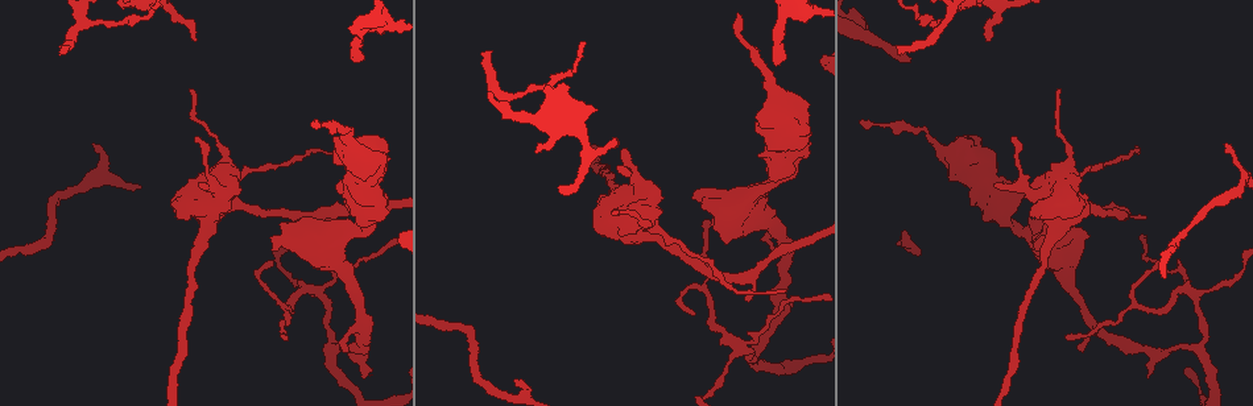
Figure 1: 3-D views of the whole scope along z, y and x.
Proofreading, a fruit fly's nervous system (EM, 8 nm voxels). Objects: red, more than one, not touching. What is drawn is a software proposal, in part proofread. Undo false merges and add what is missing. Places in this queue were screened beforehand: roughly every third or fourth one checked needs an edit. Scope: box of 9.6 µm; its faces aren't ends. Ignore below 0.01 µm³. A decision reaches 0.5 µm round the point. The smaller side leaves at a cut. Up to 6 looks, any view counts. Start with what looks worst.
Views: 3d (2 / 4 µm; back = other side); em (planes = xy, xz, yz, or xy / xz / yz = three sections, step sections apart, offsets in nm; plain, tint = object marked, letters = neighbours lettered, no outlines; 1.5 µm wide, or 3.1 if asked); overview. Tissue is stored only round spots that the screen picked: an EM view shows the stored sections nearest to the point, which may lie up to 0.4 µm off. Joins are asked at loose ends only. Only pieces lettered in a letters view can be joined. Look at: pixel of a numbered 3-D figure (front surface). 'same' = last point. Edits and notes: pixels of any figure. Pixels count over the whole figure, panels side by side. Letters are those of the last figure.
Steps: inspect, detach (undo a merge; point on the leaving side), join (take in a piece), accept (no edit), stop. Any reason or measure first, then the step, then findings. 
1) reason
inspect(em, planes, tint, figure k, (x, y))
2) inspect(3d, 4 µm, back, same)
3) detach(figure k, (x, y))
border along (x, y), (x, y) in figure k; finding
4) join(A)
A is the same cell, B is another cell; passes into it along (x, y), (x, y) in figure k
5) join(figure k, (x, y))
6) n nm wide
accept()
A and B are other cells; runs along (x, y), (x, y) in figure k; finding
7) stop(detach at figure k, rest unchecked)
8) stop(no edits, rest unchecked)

free end
inspect(em, planes, letters, figure 1, (776, 65))

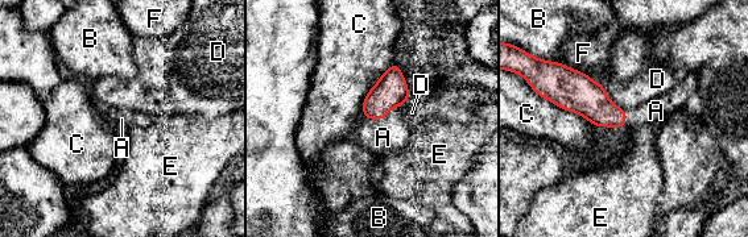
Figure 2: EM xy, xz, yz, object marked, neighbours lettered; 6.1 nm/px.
180 nm wide
join(A)
A is the same cell, B, C, D, E and F are other cells; passes into it along (391, 91), (381, 119), (383, 137) in figure 2; the cell continues

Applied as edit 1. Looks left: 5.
see it whole again
inspect(overview)

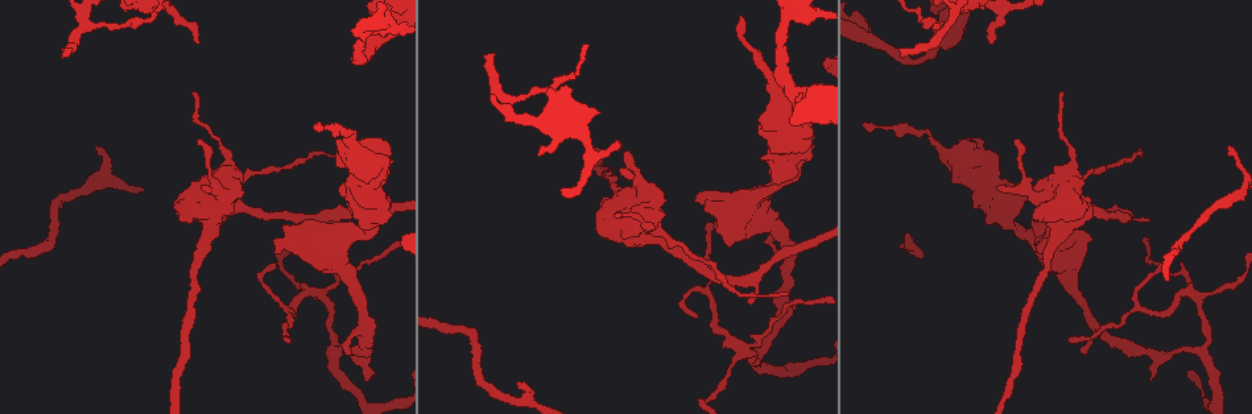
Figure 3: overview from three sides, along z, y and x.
an open end
inspect(em, 3.1 µm, xz, step 16, tint, figure 3, (494, 54))

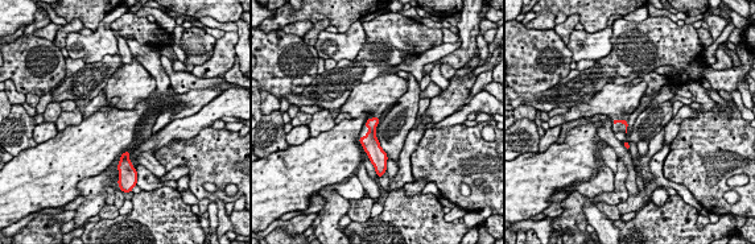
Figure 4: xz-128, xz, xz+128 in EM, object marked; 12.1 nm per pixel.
inspect(em, 3.1 µm, planes, letters, same)

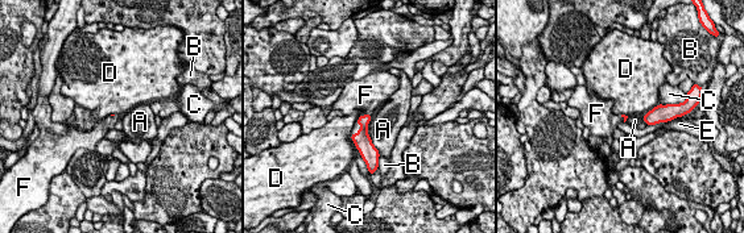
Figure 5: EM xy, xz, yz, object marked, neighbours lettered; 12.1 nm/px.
join(F)
F is the same cell, A, B, C, D and E are other cells; passes into it along (362, 134), (366, 115), (366, 95) in figure 5; it goes on there

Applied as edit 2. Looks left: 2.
redraw
inspect(overview)

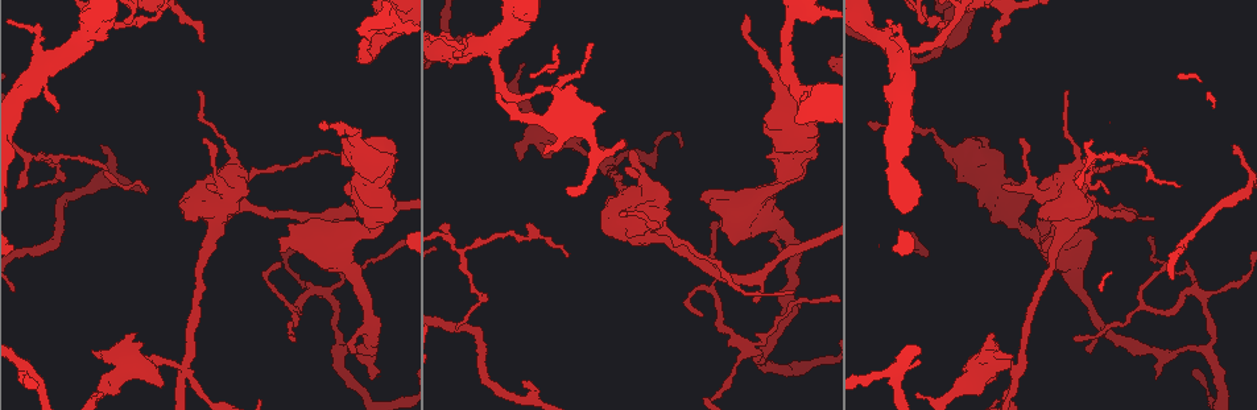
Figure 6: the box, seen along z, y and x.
thin end
inspect(em, xz, step 8, letters, figure 6, (1142, 146))

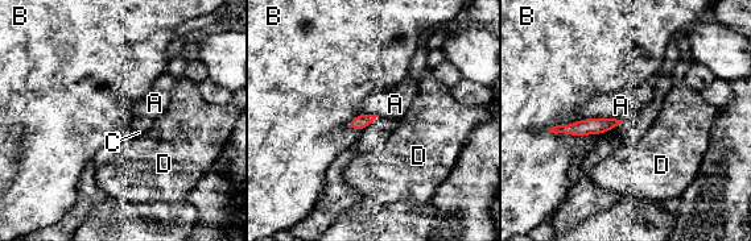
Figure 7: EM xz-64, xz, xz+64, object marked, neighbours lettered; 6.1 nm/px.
join(C)
C is the same cell, A, B and D are other cells; the cell continues

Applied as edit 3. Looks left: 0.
stop(join at figure 2, join at figure 5, join at figure 7, rest unchecked)

